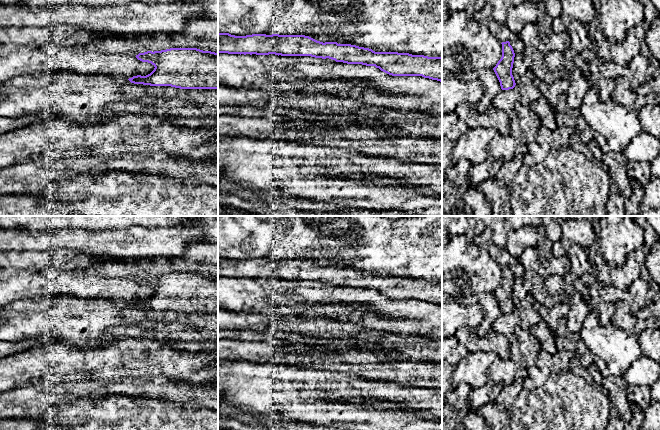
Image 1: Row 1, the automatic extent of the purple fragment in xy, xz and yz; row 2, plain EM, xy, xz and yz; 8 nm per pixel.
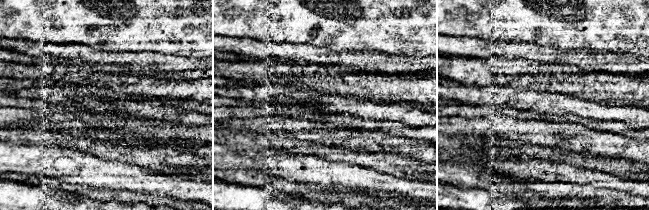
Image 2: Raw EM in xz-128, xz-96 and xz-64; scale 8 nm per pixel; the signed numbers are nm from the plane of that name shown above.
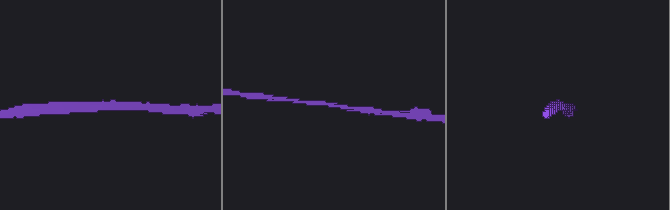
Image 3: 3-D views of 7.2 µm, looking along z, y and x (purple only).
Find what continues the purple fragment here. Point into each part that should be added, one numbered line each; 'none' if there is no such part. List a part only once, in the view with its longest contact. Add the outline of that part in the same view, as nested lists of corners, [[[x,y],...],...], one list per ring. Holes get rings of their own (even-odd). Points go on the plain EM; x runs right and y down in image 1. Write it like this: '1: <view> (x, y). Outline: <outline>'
none

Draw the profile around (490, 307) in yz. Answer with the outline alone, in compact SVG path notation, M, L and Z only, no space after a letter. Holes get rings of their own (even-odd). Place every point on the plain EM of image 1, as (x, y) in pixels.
M481 293L478 298L478 304L482 307L484 317L475 330L479 337L484 337L492 331L496 319L502 313L493 293Z

